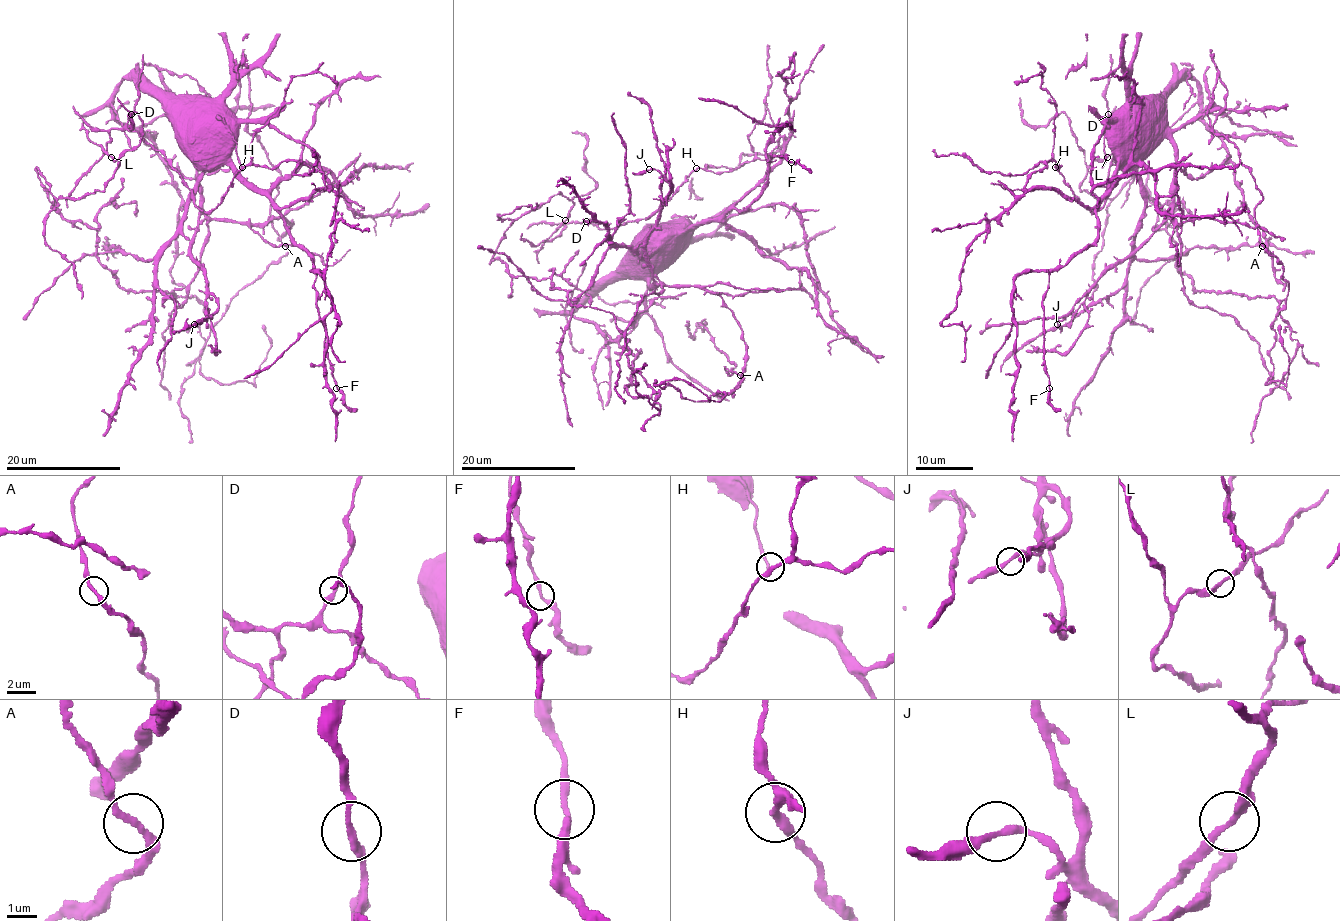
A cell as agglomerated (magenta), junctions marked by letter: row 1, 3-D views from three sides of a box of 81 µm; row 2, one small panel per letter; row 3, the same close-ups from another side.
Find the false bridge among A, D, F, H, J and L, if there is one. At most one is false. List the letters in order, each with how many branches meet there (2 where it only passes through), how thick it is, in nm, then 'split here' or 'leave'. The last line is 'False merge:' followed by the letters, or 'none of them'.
A: branches 2; calibre 200 nm; leave
D: branches 2; calibre 200 nm; leave
F: branches 2; calibre 240 nm; leave
H: branches 2; calibre 240 nm; leave
J: branches 2; calibre 240 nm; leave
L: branches 2; calibre 220 nm; leave
False merge: none of them

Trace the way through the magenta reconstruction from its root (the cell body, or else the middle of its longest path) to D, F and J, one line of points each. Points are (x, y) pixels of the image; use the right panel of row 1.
D: (1055, 168), (1077, 200), (1085, 208), (1097, 211), (1106, 203), (1106, 181), (1116, 151), (1108, 115)
F: (1055, 168), (1049, 161), (1025, 188), (1058, 188), (1088, 205), (1097, 237), (1049, 273), (1042, 302), (1049, 388)
J: (1055, 168), (1025, 188), (1093, 207), (1126, 158), (1165, 138), (1175, 152), (1172, 213), (1057, 324)

